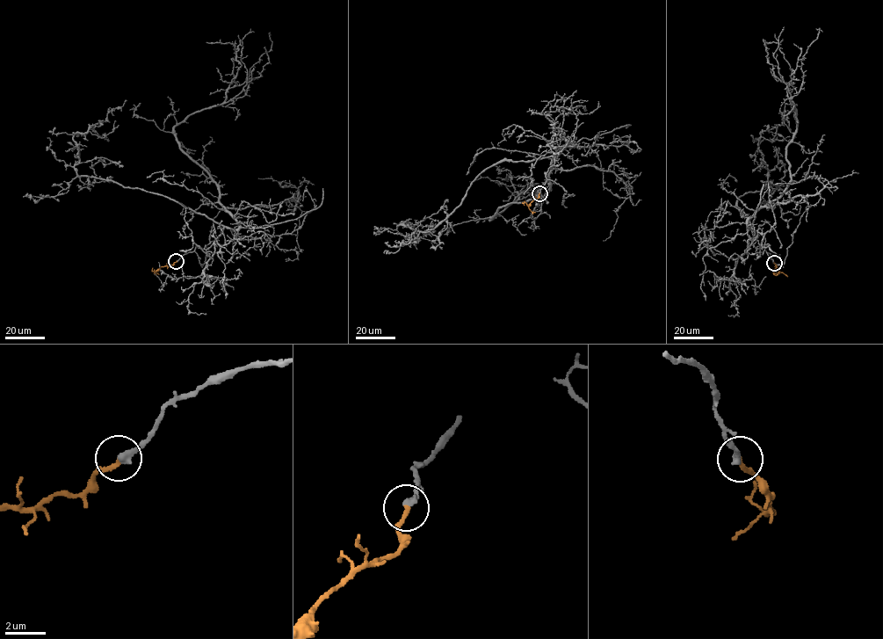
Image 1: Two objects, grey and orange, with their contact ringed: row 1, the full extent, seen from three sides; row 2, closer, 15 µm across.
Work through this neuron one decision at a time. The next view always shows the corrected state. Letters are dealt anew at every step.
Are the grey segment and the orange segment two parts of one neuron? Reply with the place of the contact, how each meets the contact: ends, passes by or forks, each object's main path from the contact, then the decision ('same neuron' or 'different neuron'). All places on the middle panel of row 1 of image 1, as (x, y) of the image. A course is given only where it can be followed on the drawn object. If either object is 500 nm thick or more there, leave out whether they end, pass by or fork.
(539, 193) | grey ends | orange ends | grey via (539, 193), (567, 146), (553, 160), (545, 194), (498, 207), (489, 220), (520, 193), (541, 195), (535, 203) | orange via (539, 193), (528, 205), (522, 202) | same neuron

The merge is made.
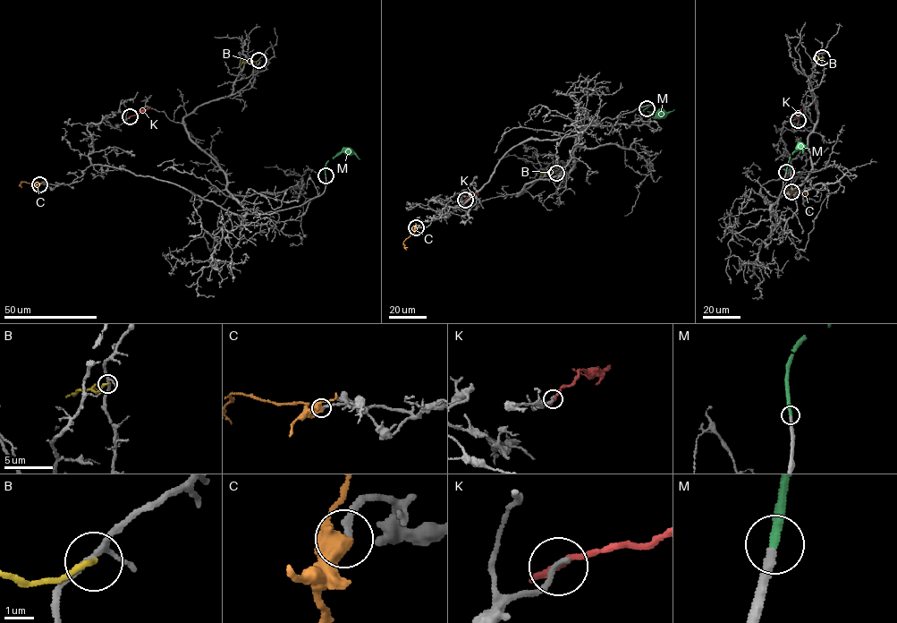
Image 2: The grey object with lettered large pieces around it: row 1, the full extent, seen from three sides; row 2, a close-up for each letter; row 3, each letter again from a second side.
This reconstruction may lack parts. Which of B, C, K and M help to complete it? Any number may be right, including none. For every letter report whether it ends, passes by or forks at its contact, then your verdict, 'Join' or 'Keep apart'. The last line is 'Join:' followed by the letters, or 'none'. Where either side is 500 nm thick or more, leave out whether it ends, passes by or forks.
B: It ends there. Keep apart
C: Join
K: It ends there. Keep apart
M: It ends there. Join
Join: C, M

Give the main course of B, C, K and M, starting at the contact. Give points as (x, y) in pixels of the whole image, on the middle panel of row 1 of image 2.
B: (556, 173), (537, 171)
C: (416, 227), (414, 234), (403, 243), (406, 250)
K: (465, 200), (469, 194), (478, 195)
M: (647, 107), (643, 111), (667, 113), (674, 109)

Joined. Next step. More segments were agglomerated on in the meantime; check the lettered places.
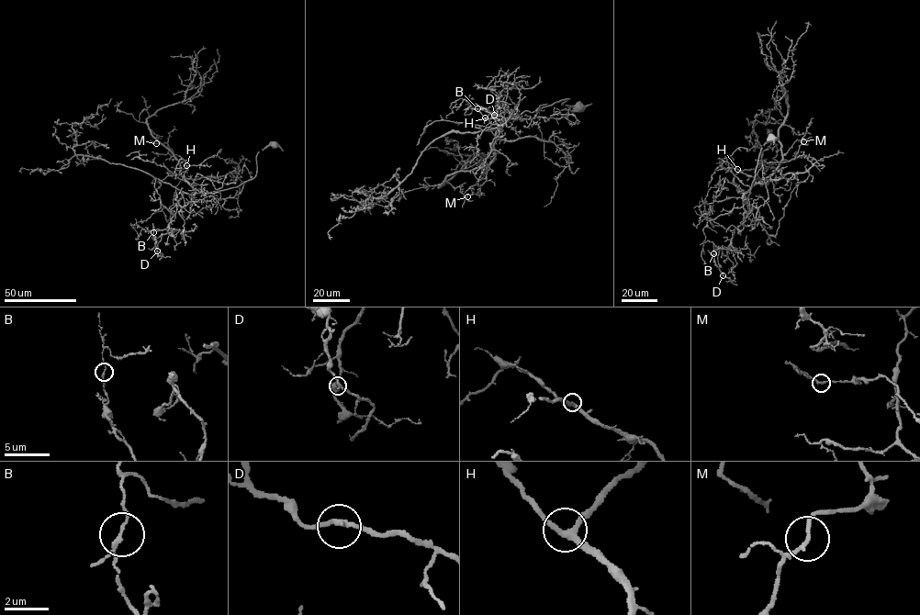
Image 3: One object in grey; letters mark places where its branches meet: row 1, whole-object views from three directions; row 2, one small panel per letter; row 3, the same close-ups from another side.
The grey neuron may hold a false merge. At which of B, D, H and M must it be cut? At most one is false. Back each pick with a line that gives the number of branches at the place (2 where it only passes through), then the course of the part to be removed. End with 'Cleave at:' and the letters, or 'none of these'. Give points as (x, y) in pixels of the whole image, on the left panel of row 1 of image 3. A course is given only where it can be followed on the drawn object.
B: branches 3; course (153, 232), (155, 248), (162, 254), (160, 260)
Cleave at: B

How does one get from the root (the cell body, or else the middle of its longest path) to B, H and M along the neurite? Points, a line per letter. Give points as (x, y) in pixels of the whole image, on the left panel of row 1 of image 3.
B: (274, 145), (259, 151), (252, 178), (222, 190), (185, 193), (169, 229), (153, 229), (153, 232)
H: (274, 145), (259, 151), (256, 173), (252, 178), (222, 190), (197, 193), (184, 177), (186, 165)
M: (274, 145), (259, 151), (252, 178), (235, 187), (199, 193), (179, 173), (179, 162), (168, 144), (156, 143)

